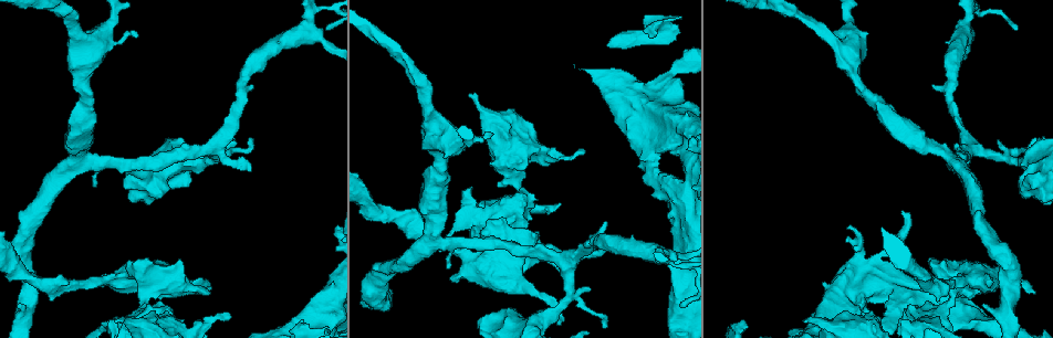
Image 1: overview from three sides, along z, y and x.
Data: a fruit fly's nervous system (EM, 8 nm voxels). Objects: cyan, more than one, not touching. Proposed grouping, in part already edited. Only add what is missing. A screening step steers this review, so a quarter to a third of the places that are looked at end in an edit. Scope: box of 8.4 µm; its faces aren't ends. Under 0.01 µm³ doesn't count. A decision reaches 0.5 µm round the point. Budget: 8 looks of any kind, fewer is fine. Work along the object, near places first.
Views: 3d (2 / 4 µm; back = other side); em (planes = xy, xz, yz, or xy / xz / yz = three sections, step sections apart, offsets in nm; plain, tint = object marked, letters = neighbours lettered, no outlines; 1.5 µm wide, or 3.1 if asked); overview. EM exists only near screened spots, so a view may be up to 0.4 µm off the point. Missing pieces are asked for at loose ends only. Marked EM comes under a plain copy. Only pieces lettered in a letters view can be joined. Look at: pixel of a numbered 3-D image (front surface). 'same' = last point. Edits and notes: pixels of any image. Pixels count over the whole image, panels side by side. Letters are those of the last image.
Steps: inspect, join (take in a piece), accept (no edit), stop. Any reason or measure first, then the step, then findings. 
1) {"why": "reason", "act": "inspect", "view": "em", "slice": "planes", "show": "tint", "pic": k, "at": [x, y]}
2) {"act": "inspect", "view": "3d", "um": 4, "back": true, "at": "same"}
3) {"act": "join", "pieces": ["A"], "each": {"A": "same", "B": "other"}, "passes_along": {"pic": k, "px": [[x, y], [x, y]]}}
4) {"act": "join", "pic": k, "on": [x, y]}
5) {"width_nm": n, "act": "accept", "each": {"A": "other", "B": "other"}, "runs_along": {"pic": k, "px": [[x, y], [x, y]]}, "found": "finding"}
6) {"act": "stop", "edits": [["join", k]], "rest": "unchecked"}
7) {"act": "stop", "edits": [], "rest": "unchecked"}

{"why": "free end", "act": "inspect", "view": "3d", "um": 4, "pic": 1, "at": [963, 328]}

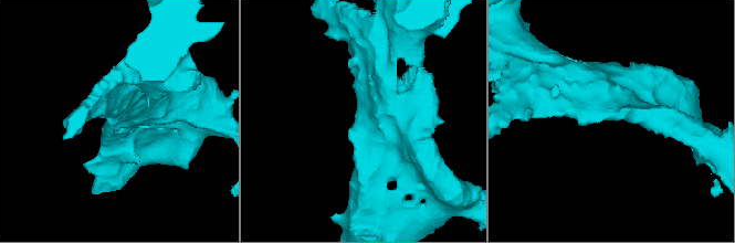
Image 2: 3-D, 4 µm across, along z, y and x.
{"why": "need the tissue", "act": "inspect", "view": "em", "slice": "planes", "show": "letters", "pic": 2, "at": [357, 121]}

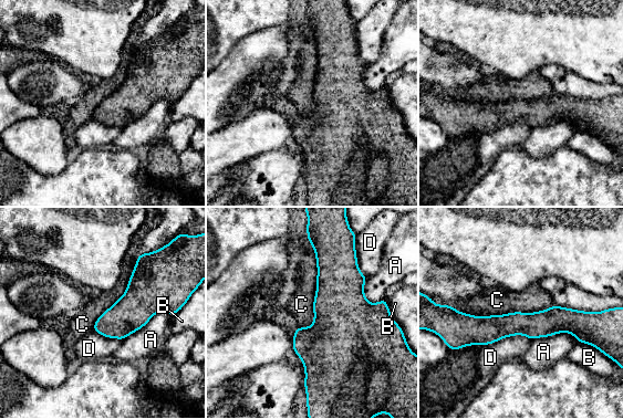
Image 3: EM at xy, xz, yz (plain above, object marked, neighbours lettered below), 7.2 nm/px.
{"longest_contact_nm": ["C", 750], "act": "accept", "each": {"A": "other", "B": "other", "C": "other", "D": "other"}, "found": "none of them fits"}

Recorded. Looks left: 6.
{"why": "thick end", "act": "inspect", "view": "3d", "um": 4, "pic": 1, "at": [990, 280]}

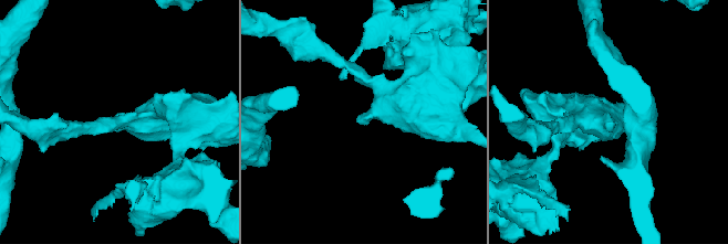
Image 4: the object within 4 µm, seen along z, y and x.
{"act": "inspect", "view": "em", "slice": "planes", "show": "letters", "pic": 4, "at": [614, 125]}

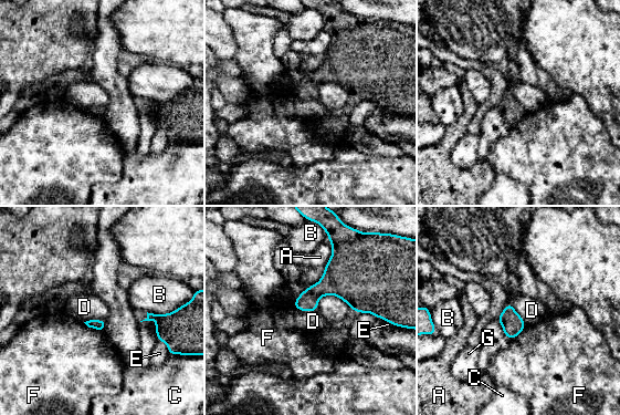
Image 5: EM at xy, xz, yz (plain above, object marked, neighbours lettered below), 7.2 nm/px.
{"longest_contact_nm": ["B", 200], "act": "accept", "each": {"A": "other", "B": "other", "C": "other", "D": "other", "E": "other", "F": "other", "G": "other"}, "found": "none of them fits"}

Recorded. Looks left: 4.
{"why": "free end", "act": "inspect", "view": "em", "slice": "planes", "show": "letters", "pic": 1, "at": [251, 84]}

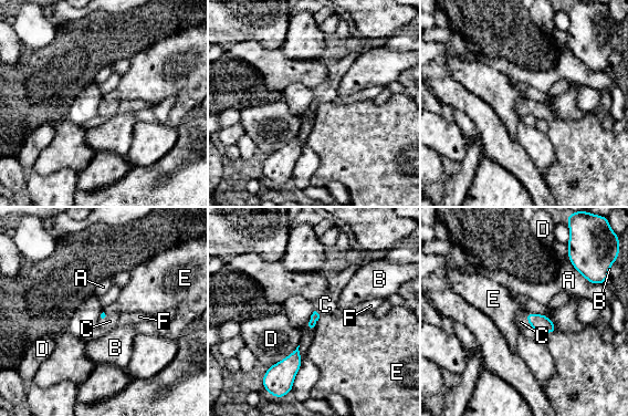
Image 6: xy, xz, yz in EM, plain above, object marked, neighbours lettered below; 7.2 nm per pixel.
{"act": "join", "pieces": ["C"], "each": {"A": "other", "B": "other", "C": "same", "D": "other", "E": "other", "F": "other"}, "passes_along": {"pic": 6, "px": [[540, 322], [527, 320], [521, 322]]}, "found": "it goes on there"}

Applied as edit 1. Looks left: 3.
{"act": "stop", "edits": [["join", 6]], "rest": "unchecked"}

